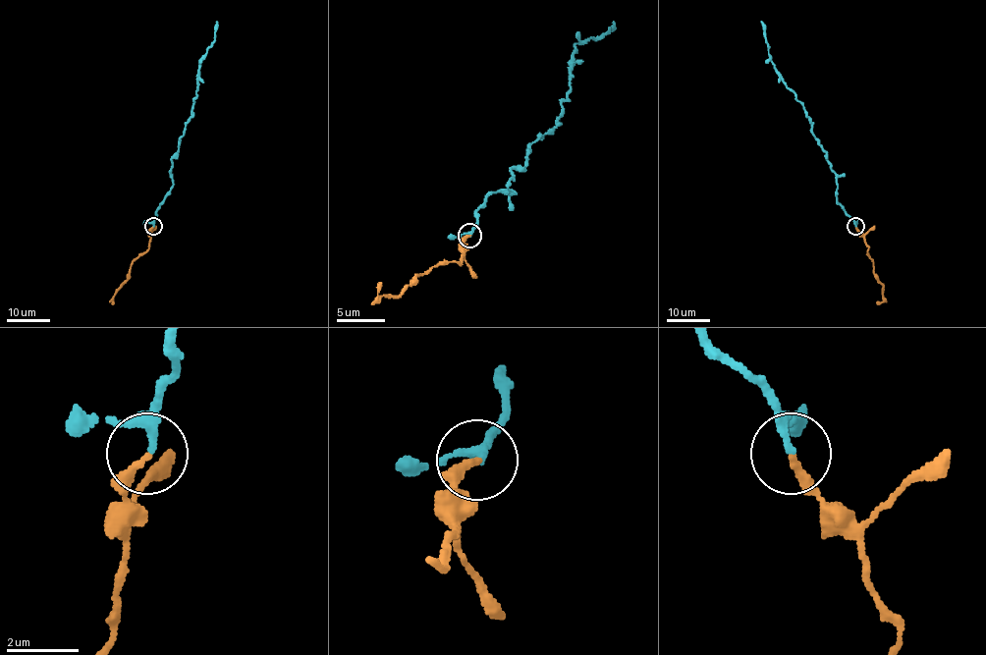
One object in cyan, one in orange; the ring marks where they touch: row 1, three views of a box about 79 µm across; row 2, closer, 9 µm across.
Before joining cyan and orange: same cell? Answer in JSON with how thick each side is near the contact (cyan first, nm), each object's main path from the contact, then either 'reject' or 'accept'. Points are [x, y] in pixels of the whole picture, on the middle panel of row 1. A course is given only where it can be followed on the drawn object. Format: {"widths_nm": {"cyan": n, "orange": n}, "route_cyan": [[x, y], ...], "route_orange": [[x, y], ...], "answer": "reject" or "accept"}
{"widths_nm": {"cyan": 180, "orange": 200}, "route_cyan": [[468, 236], [493, 192], [515, 192], [510, 171], [556, 125], [573, 47], [609, 32], [614, 21]], "route_orange": [[468, 236], [459, 265], [442, 262], [430, 267], [399, 297], [377, 297], [379, 282]], "answer": "accept"}

